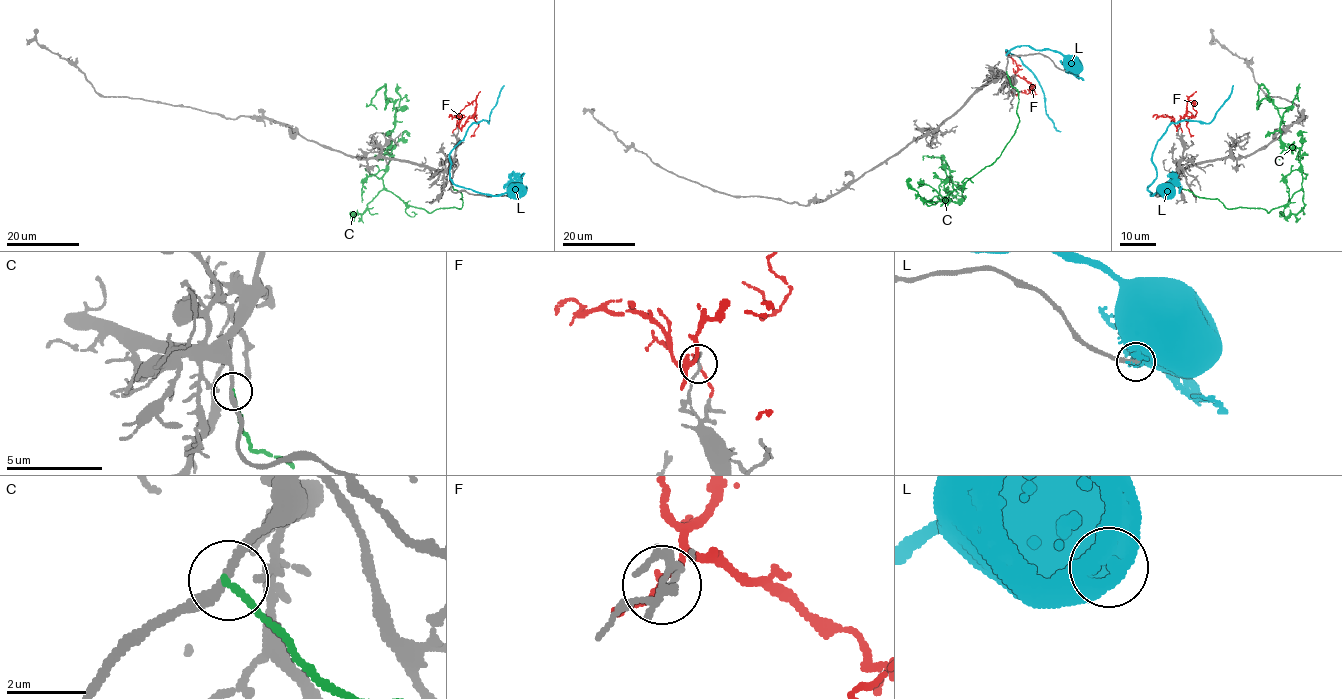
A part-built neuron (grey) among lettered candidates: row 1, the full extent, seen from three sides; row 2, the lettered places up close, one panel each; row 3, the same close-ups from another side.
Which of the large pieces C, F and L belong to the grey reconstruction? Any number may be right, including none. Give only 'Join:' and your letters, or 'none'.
Join: none

